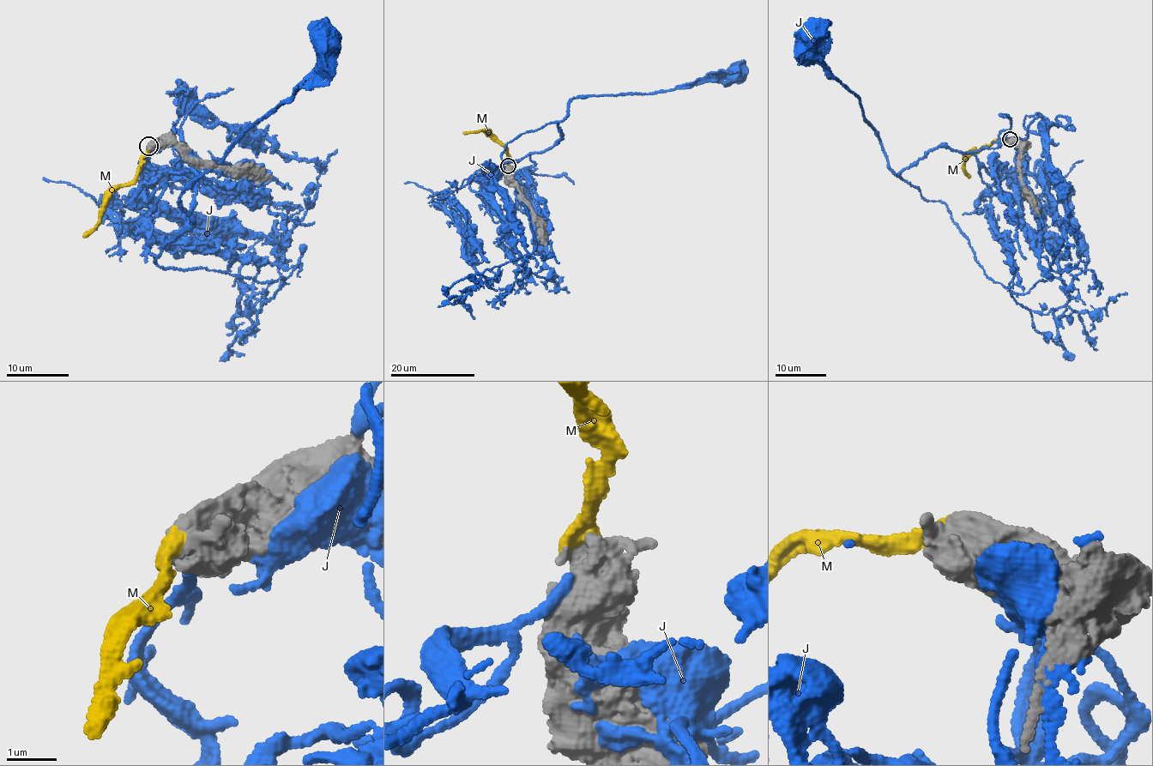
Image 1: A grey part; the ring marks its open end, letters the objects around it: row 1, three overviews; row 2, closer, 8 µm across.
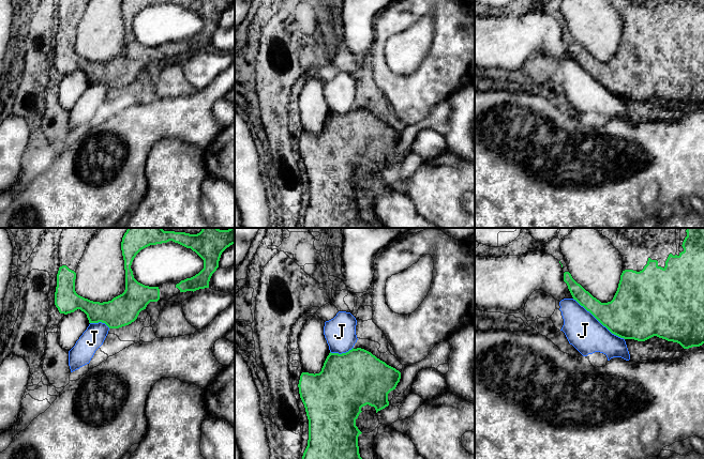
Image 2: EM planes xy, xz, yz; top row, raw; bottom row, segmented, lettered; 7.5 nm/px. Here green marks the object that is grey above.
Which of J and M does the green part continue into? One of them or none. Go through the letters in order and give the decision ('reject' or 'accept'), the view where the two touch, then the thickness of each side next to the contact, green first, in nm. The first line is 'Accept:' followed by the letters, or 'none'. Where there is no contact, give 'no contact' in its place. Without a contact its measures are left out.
Accept: M
J: reject; contact in yz; calibres 360 and 280 nm
M: accept; no contact

